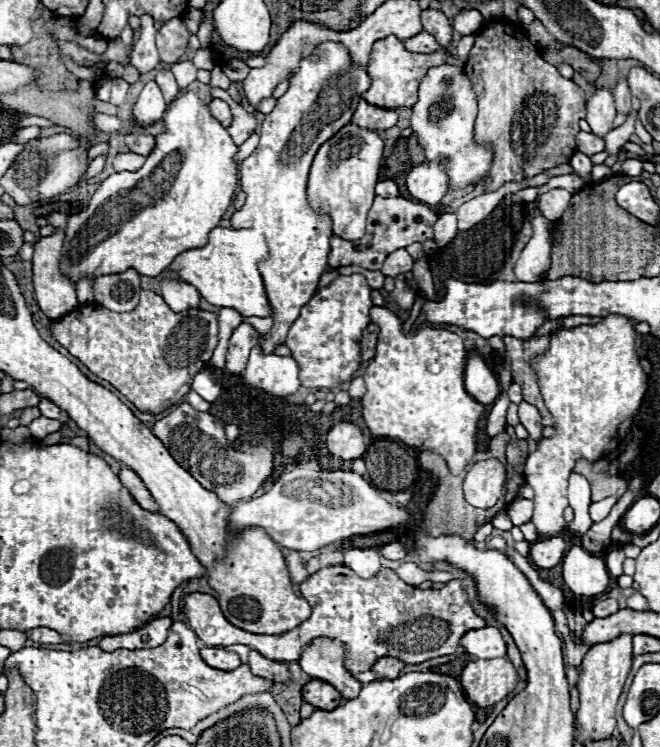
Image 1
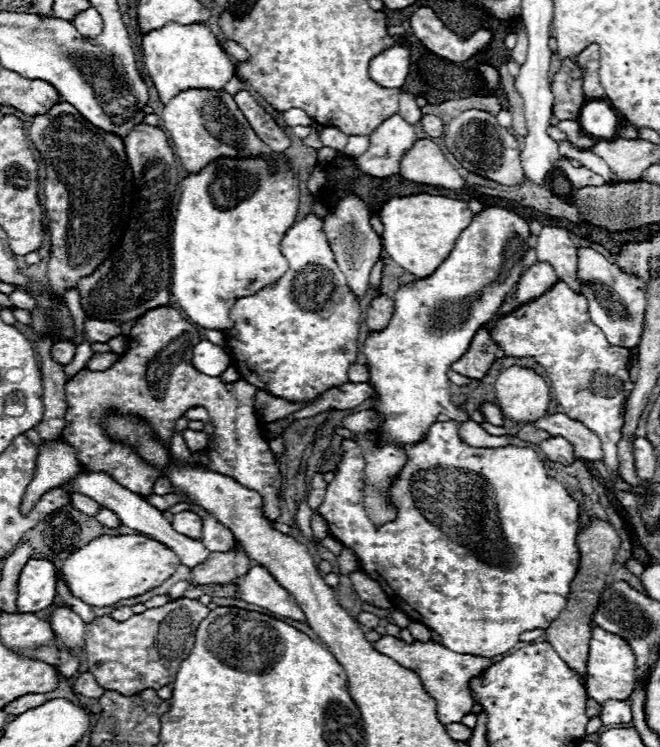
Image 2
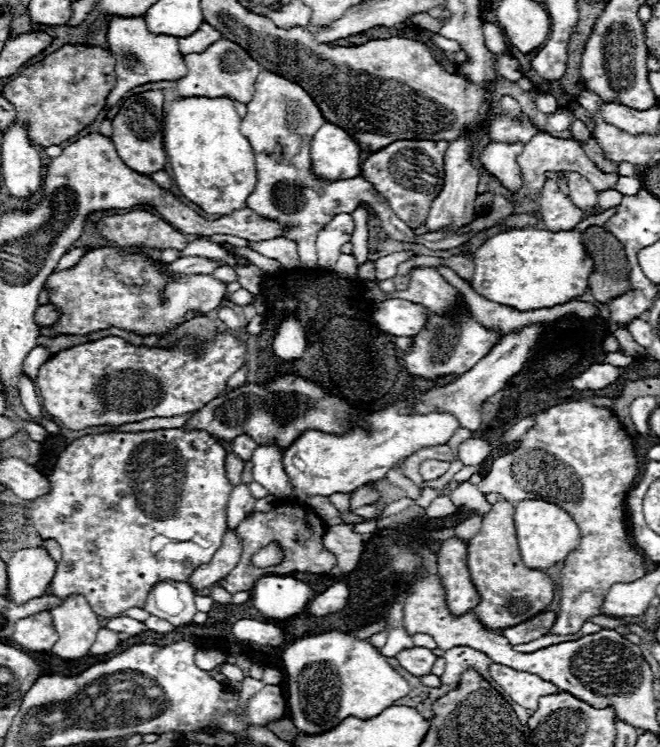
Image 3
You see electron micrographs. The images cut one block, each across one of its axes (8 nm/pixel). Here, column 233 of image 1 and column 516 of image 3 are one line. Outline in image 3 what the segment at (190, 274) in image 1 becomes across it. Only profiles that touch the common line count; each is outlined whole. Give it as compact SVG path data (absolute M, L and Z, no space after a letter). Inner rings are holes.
M617 207L582 220L574 230L550 232L540 228L510 228L490 236L474 252L472 288L486 300L512 306L520 312L552 308L578 298L588 290L588 276L594 262L582 246L582 230L605 223L616 213Z

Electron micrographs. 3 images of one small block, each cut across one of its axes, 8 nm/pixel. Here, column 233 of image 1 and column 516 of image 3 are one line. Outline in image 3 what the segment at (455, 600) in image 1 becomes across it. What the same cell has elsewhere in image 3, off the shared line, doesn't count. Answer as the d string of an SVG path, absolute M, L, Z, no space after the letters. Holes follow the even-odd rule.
M544 610L544 612L536 614L534 618L522 622L522 624L504 628L502 634L508 638L508 642L512 646L514 644L524 644L524 642L530 642L530 640L536 640L536 638L544 636L552 628L554 620L556 620L556 614L552 610Z

